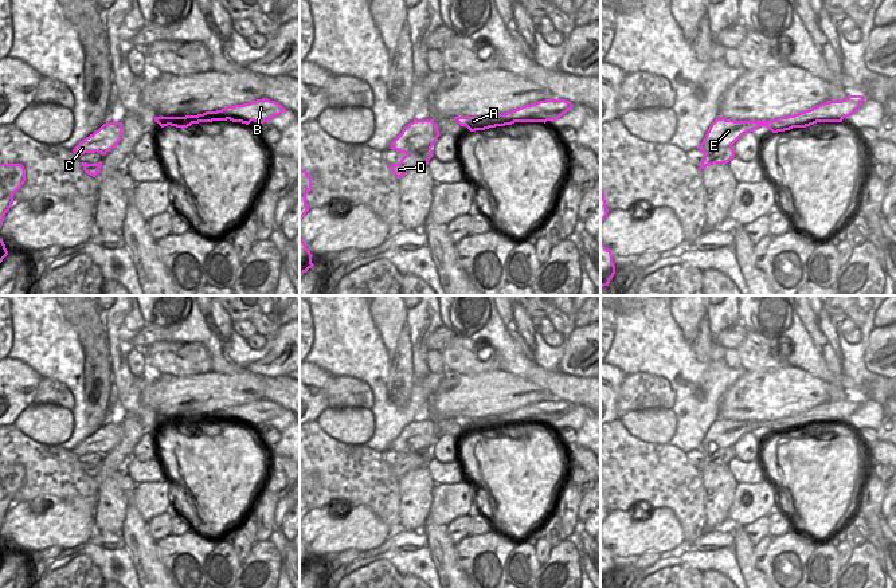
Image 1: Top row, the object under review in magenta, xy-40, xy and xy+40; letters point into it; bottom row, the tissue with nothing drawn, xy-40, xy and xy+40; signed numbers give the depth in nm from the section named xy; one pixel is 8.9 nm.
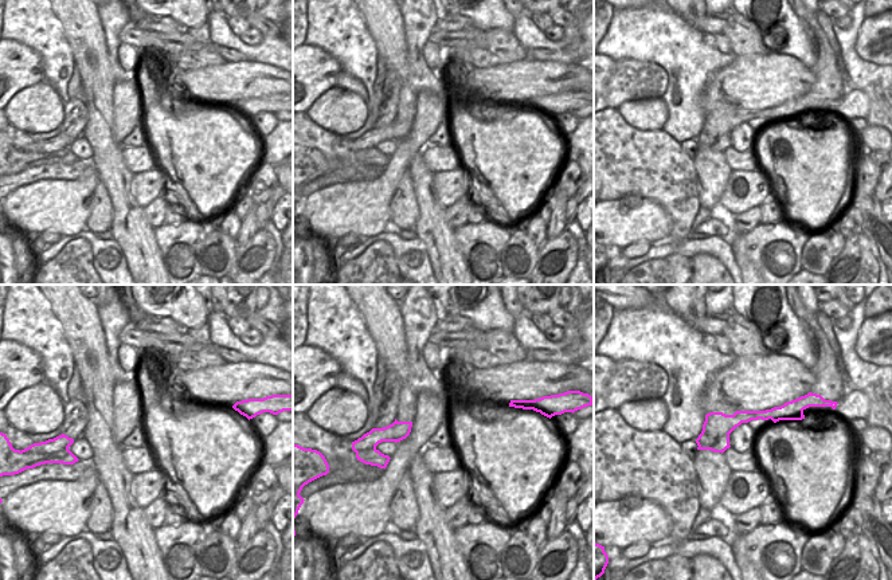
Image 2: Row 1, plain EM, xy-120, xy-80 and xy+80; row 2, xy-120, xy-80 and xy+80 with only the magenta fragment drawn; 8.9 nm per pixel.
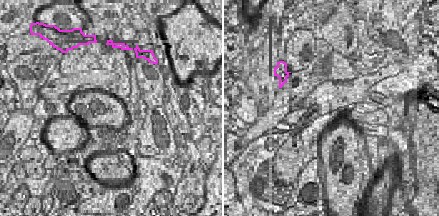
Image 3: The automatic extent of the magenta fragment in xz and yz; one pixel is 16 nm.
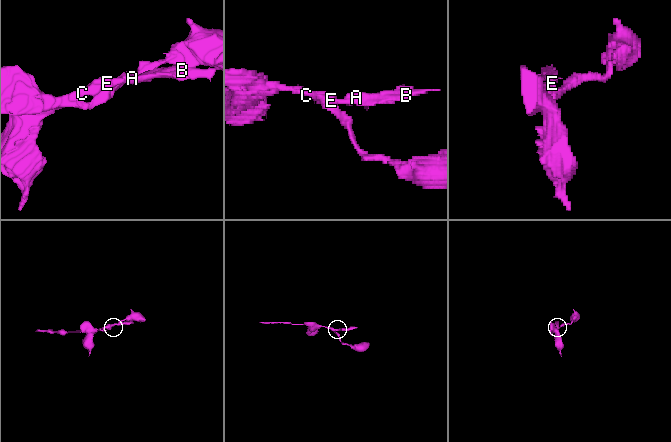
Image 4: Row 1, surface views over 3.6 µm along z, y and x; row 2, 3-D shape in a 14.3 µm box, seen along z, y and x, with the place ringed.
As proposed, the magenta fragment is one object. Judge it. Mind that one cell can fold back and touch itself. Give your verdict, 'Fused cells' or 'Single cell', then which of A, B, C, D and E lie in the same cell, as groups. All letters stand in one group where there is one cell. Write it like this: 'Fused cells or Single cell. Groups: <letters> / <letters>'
Fused cells. Groups: A B C E / D.

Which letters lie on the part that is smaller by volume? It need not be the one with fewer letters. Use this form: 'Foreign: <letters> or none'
Foreign: A, B, C, E.

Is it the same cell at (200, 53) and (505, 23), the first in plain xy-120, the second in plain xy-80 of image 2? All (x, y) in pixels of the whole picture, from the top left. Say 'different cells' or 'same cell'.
different cells

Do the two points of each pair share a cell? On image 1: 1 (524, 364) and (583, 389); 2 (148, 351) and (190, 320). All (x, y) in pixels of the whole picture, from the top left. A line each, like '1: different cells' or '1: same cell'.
1: same cell
2: different cells

